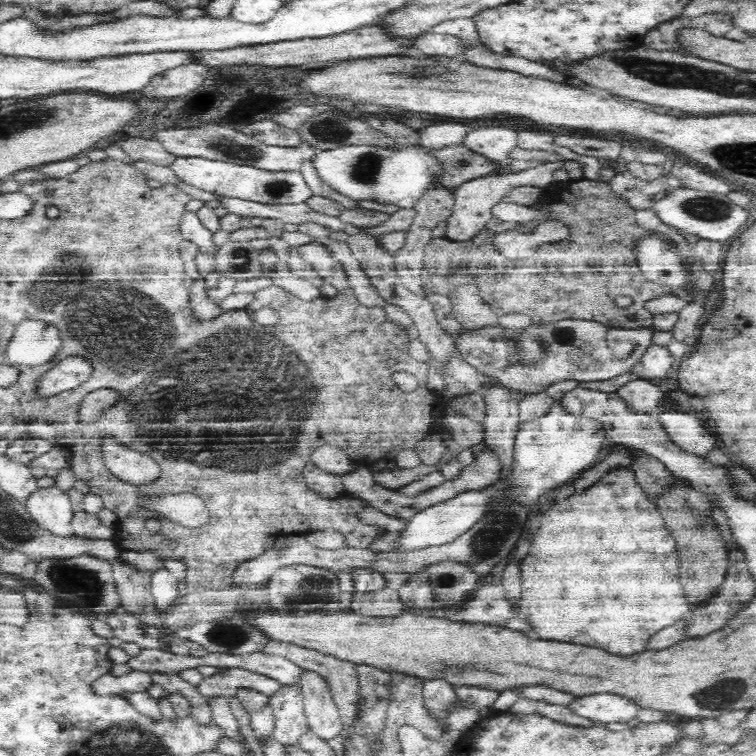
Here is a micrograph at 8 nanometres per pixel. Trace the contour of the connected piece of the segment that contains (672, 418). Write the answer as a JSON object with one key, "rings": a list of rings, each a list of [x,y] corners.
{"rings":[[[664,401],[660,402],[655,413],[662,419],[662,423],[674,443],[701,457],[710,456],[712,452],[715,452],[718,448],[718,440],[706,428],[702,428],[702,424],[700,424],[700,420],[696,420],[696,416],[672,412],[662,402]]]}

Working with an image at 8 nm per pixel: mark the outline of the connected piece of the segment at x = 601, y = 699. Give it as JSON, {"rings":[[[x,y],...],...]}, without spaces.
{"rings":[[[598,694],[579,696],[572,698],[565,707],[574,716],[580,716],[580,718],[586,718],[594,723],[604,724],[607,722],[627,722],[628,720],[636,717],[636,712],[640,710],[640,706],[632,704],[627,698],[616,696],[614,694]]]}

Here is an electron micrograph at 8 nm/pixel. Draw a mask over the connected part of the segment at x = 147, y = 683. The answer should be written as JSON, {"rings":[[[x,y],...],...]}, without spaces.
{"rings":[[[136,671],[127,676],[110,674],[98,679],[93,684],[94,691],[97,694],[120,694],[124,696],[147,694],[152,686],[155,686],[153,676],[143,671]]]}

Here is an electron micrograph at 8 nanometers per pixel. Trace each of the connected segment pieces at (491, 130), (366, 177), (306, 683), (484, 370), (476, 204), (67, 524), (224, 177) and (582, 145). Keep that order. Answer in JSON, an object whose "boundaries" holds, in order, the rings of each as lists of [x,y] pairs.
{"boundaries":[[[[488,126],[480,128],[467,136],[465,146],[468,146],[475,152],[480,152],[489,158],[500,160],[501,162],[510,162],[508,152],[514,150],[519,142],[519,132],[510,126]]],[[[367,145],[338,146],[334,150],[316,150],[311,162],[318,177],[342,194],[357,200],[370,198],[398,204],[400,209],[413,208],[414,202],[432,184],[432,178],[440,174],[436,160],[416,147],[396,151]]],[[[305,672],[301,683],[303,708],[311,731],[330,741],[343,732],[343,726],[328,685],[320,676]]],[[[562,319],[557,321],[532,321],[526,328],[503,328],[498,325],[484,325],[463,330],[455,339],[455,354],[481,376],[484,388],[499,388],[515,394],[517,398],[546,393],[560,382],[596,382],[629,373],[632,365],[652,346],[651,328],[611,327],[597,320]]],[[[557,161],[550,162],[545,166],[539,168],[530,168],[530,170],[524,170],[523,172],[484,176],[481,178],[474,178],[474,180],[468,180],[462,182],[462,184],[456,184],[451,188],[453,192],[455,204],[452,208],[452,214],[447,220],[445,236],[453,241],[464,242],[474,238],[479,232],[484,230],[485,224],[488,223],[492,215],[492,208],[496,204],[500,203],[503,196],[511,189],[517,186],[528,185],[536,187],[543,187],[553,181],[553,174],[558,170],[564,170],[567,172],[571,181],[579,181],[583,179],[585,165],[576,161]]],[[[56,486],[39,488],[30,496],[30,498],[28,498],[25,507],[36,521],[36,524],[41,526],[44,530],[50,531],[56,536],[79,537],[76,535],[76,532],[74,532],[74,527],[71,526],[74,510],[71,505],[70,497],[66,491],[62,491]]],[[[194,156],[176,157],[168,167],[180,180],[184,180],[190,186],[212,194],[224,194],[224,196],[234,196],[263,204],[298,204],[298,202],[306,202],[312,195],[300,172],[266,172],[246,166],[232,166],[224,162],[194,158]]],[[[558,134],[552,140],[552,147],[568,149],[587,158],[600,156],[617,161],[622,148],[624,148],[624,144],[616,142],[616,140],[610,140],[610,138],[600,138],[600,136],[590,138]]]]}

